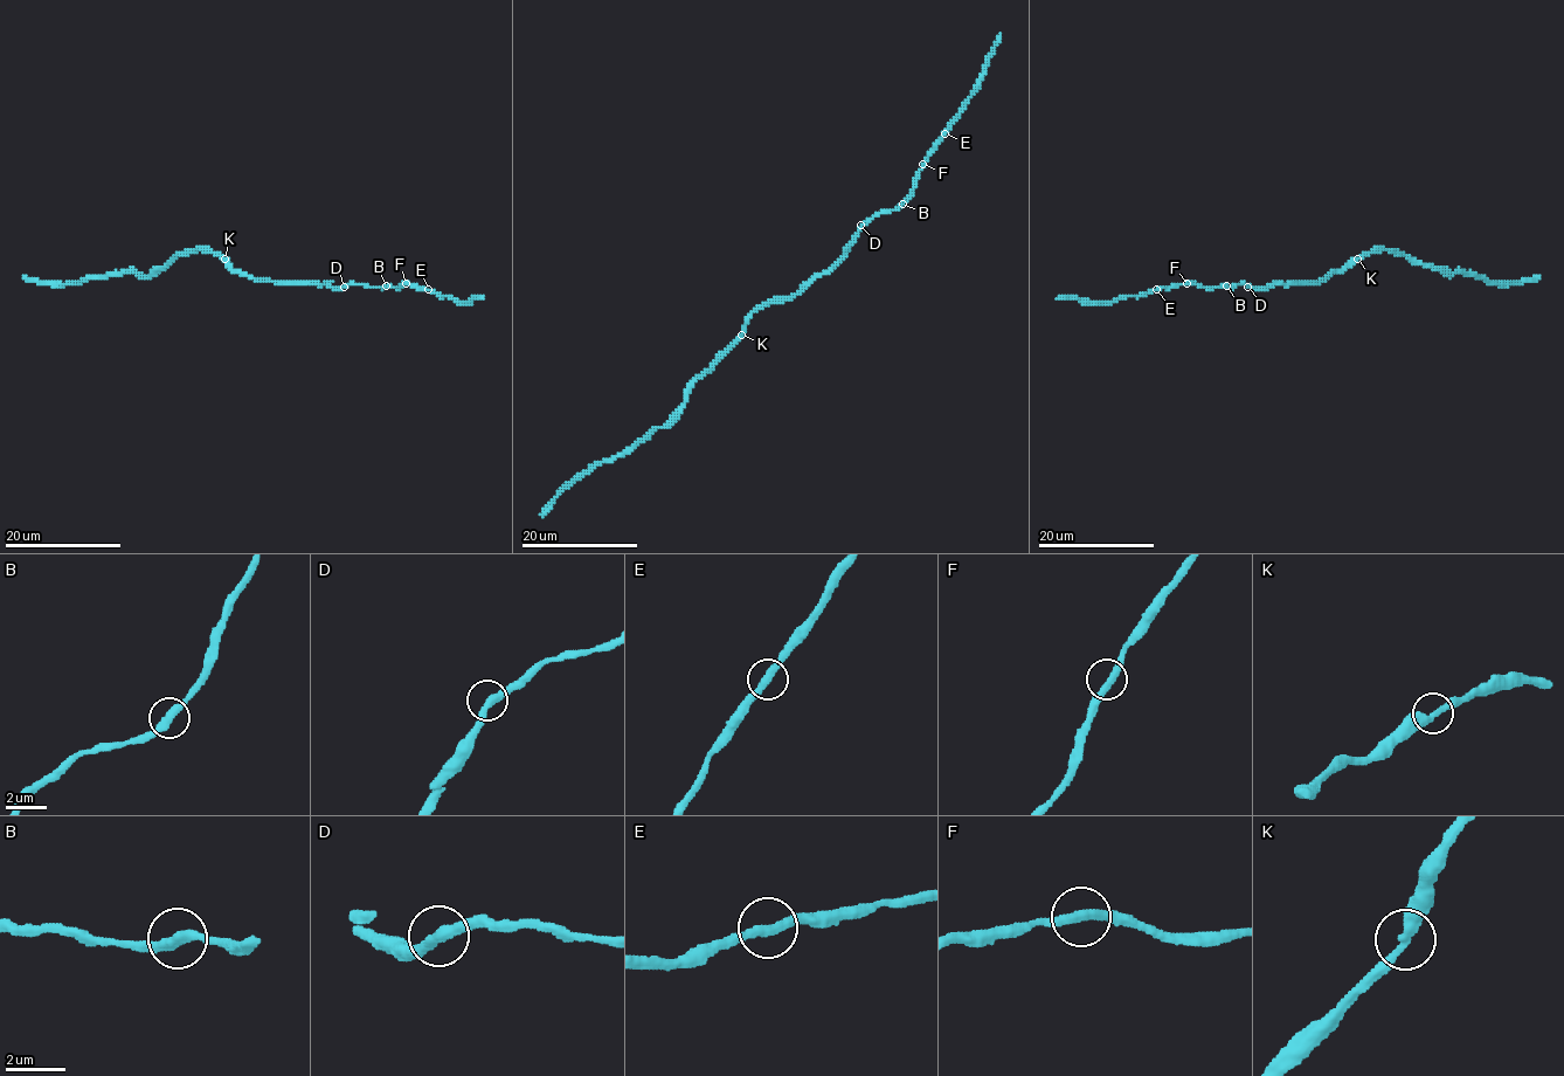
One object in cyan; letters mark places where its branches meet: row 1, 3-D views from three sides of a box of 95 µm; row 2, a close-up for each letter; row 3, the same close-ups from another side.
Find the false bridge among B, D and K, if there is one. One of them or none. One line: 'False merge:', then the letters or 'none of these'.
False merge: none of these

